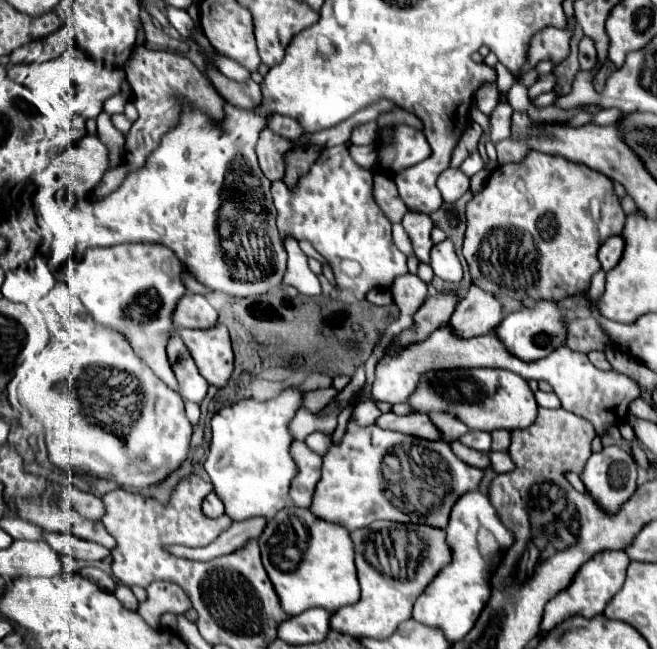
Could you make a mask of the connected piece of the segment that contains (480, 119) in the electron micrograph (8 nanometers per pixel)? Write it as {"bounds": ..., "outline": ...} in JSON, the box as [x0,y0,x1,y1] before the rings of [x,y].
{"bounds":[470,106,489,162],"outline":[[[472,106],[472,108],[470,108],[470,116],[472,116],[472,120],[474,120],[474,122],[478,122],[478,124],[480,124],[485,130],[484,136],[480,140],[480,146],[478,146],[478,150],[480,150],[482,158],[484,158],[484,162],[488,162],[488,158],[486,158],[486,152],[484,152],[484,142],[487,142],[488,140],[489,116],[480,114],[480,110],[478,110],[476,106]]]}

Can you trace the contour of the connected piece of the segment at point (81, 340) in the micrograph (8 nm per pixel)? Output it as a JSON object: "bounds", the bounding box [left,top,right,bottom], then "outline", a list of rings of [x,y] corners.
{"bounds":[14,284,192,490],"outline":[[[58,284],[46,296],[44,314],[48,314],[52,342],[28,382],[24,382],[20,390],[14,388],[14,396],[20,406],[24,404],[22,396],[32,396],[28,408],[34,412],[54,412],[54,428],[48,432],[50,462],[74,474],[110,478],[126,490],[144,490],[164,482],[184,464],[190,452],[192,424],[184,414],[182,398],[134,354],[124,334],[108,326],[100,326],[92,316],[88,316],[84,304],[70,294],[66,286]]]}

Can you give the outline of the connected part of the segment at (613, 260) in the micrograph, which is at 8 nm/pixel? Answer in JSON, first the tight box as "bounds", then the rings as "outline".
{"bounds":[598,236,624,270],"outline":[[[614,236],[614,238],[608,238],[600,252],[598,252],[598,258],[600,258],[600,264],[602,264],[602,270],[612,270],[620,258],[622,258],[622,252],[624,252],[624,240],[622,236]]]}

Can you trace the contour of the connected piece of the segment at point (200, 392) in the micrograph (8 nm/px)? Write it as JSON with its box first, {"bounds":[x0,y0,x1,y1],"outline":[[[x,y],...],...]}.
{"bounds":[168,338,208,404],"outline":[[[172,338],[172,342],[168,344],[168,358],[170,358],[172,370],[178,378],[182,396],[200,404],[208,392],[208,382],[200,376],[190,352],[180,342],[180,338]]]}

